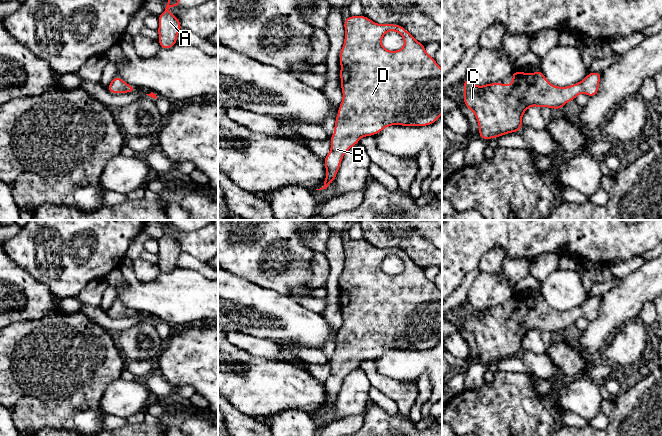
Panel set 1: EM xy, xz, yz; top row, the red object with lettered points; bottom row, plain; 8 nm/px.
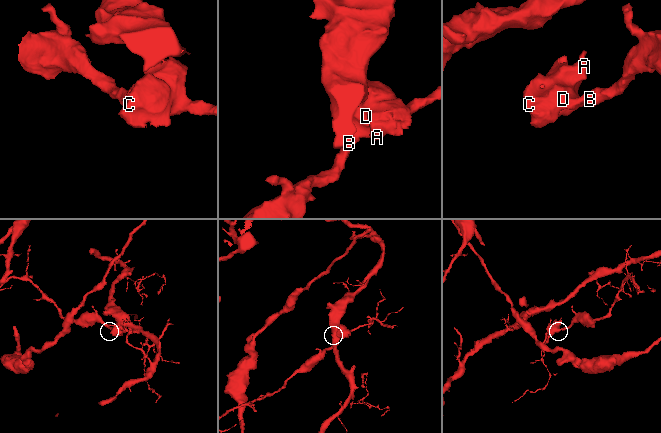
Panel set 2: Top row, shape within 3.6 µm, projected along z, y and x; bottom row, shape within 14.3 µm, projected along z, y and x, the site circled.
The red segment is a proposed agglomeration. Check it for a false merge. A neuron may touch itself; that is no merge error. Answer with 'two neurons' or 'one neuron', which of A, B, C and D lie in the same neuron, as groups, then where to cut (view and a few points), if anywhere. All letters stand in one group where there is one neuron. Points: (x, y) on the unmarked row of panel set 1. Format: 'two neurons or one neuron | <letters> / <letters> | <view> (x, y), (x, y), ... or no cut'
one neuron | A B C D | no cut

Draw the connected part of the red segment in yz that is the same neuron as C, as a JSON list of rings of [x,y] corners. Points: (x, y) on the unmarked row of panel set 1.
[[[541,294],[535,297],[512,296],[513,307],[500,306],[478,310],[467,301],[463,305],[464,328],[475,338],[478,361],[484,364],[518,356],[522,340],[531,330],[562,333],[580,317],[593,321],[598,317],[601,296],[591,296],[580,306],[567,311],[547,305]]]

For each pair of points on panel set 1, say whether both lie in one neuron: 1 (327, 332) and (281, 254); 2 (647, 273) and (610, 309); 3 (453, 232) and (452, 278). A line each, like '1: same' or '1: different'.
1: different
2: same
3: same

